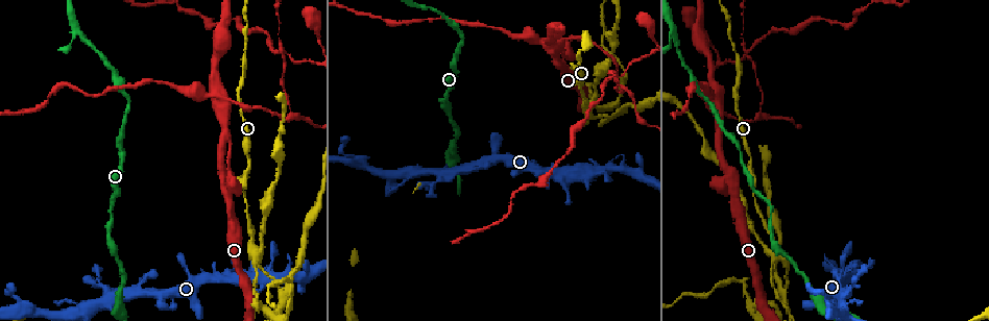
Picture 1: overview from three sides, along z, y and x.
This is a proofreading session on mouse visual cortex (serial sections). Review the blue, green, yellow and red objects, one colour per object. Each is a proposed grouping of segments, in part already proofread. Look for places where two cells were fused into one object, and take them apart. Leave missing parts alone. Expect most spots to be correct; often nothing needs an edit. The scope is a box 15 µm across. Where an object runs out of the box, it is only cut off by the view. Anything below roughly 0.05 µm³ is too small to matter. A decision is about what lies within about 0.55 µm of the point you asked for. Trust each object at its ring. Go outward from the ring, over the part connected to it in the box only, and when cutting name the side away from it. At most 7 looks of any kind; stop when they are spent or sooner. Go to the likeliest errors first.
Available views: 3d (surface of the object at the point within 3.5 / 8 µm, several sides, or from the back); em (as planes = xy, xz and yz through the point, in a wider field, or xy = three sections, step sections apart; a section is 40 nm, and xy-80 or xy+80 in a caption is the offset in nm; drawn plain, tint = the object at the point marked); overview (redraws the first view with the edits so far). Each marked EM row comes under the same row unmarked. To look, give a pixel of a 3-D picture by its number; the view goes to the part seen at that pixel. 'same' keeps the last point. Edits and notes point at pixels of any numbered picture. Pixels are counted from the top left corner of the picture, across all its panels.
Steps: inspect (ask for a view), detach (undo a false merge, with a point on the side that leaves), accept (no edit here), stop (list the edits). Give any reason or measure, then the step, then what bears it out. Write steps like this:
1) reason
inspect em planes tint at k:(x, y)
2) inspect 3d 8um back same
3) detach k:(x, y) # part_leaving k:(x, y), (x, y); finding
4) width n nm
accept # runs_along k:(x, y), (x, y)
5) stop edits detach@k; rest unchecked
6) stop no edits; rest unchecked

sharp bend
inspect 3d 3.5um at 1:(254, 249)

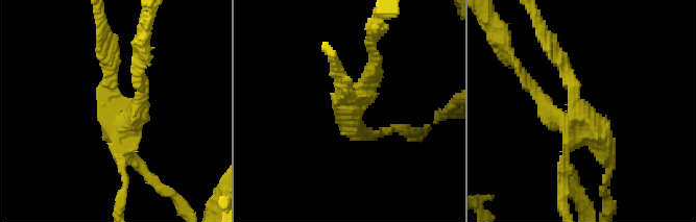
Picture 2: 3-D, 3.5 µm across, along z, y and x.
arms 4; arm_widths 150, 200, 250, 250 nm; need the tissue
inspect em xy step 3 tint at 2:(350, 106)

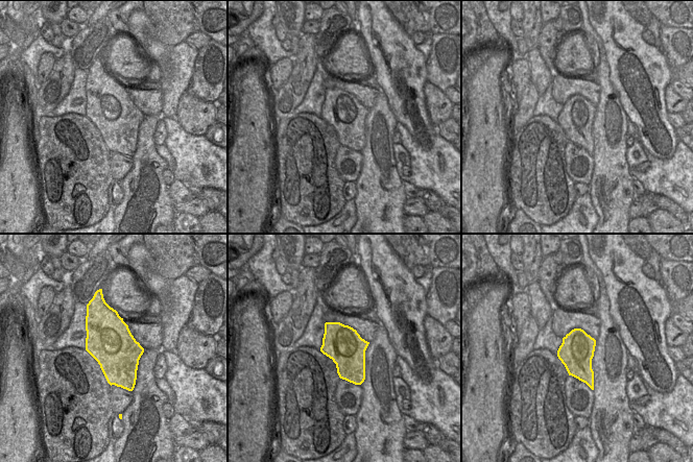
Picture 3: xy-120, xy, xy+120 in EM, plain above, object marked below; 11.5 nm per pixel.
inspect em xy step 2 tint same

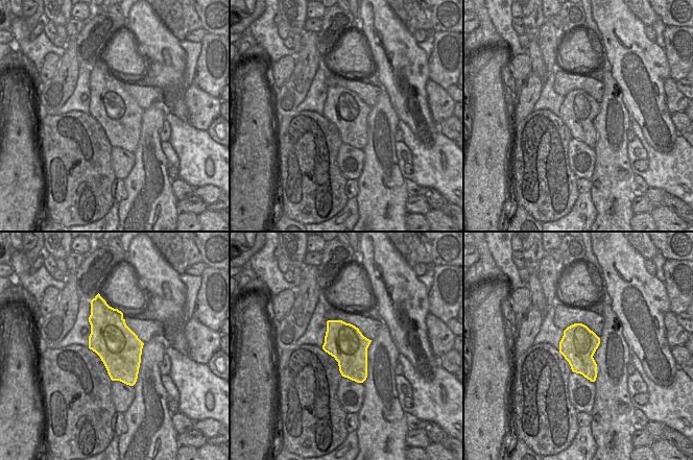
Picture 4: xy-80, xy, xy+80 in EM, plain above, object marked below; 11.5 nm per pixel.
detach 2:(122, 168) # part_leaving 2:(134, 123), (141, 98), (141, 40); a second cell is stuck on

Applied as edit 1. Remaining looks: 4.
inspect overview

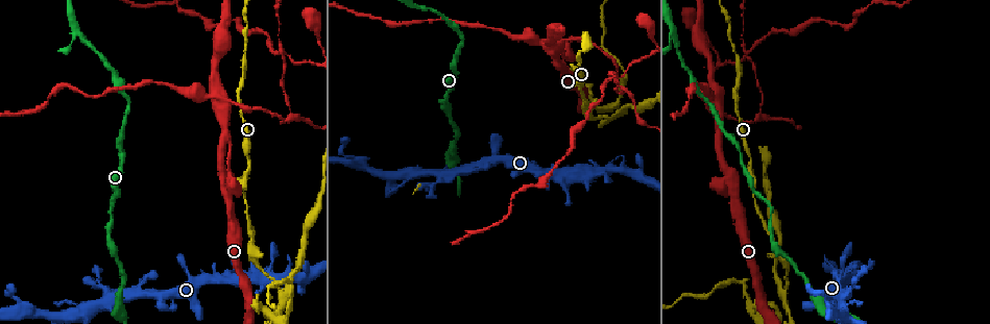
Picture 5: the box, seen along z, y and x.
calibre changes
inspect 3d 3.5um at 5:(417, 6)

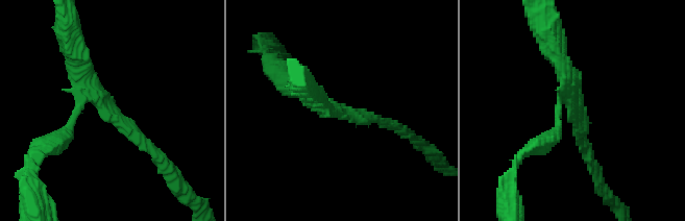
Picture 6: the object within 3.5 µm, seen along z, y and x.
arms 3; arm_widths 150, 150, 250 nm
inspect em xy step 5 tint at 6:(575, 108)

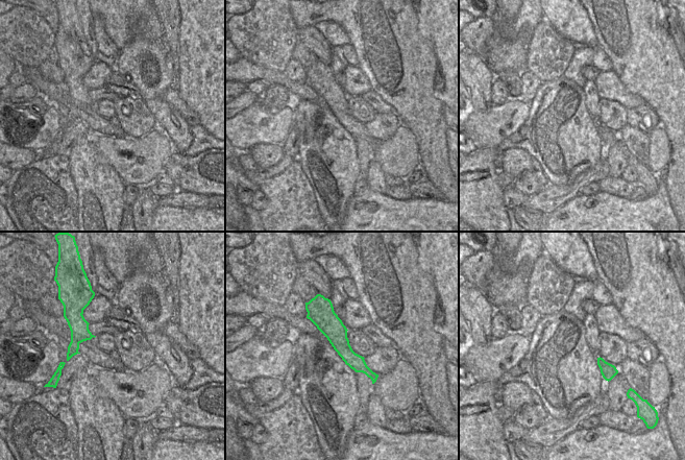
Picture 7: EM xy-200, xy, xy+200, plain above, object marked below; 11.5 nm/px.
accept # runs_along 6:(160, 160), (105, 104), (76, 53); continuous, no second cell

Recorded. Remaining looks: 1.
stop edits detach@2; rest unchecked

